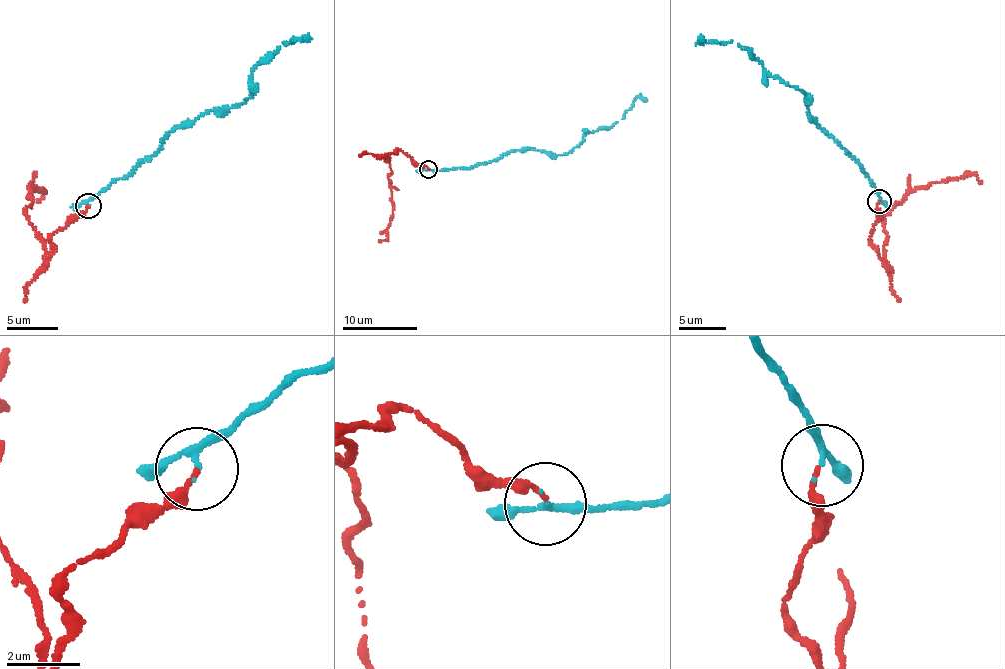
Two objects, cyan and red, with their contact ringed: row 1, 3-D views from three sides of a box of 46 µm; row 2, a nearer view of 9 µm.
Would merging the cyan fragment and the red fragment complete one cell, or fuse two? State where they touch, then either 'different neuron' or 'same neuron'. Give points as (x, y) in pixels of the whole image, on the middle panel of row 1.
place (428, 169); same neuron

